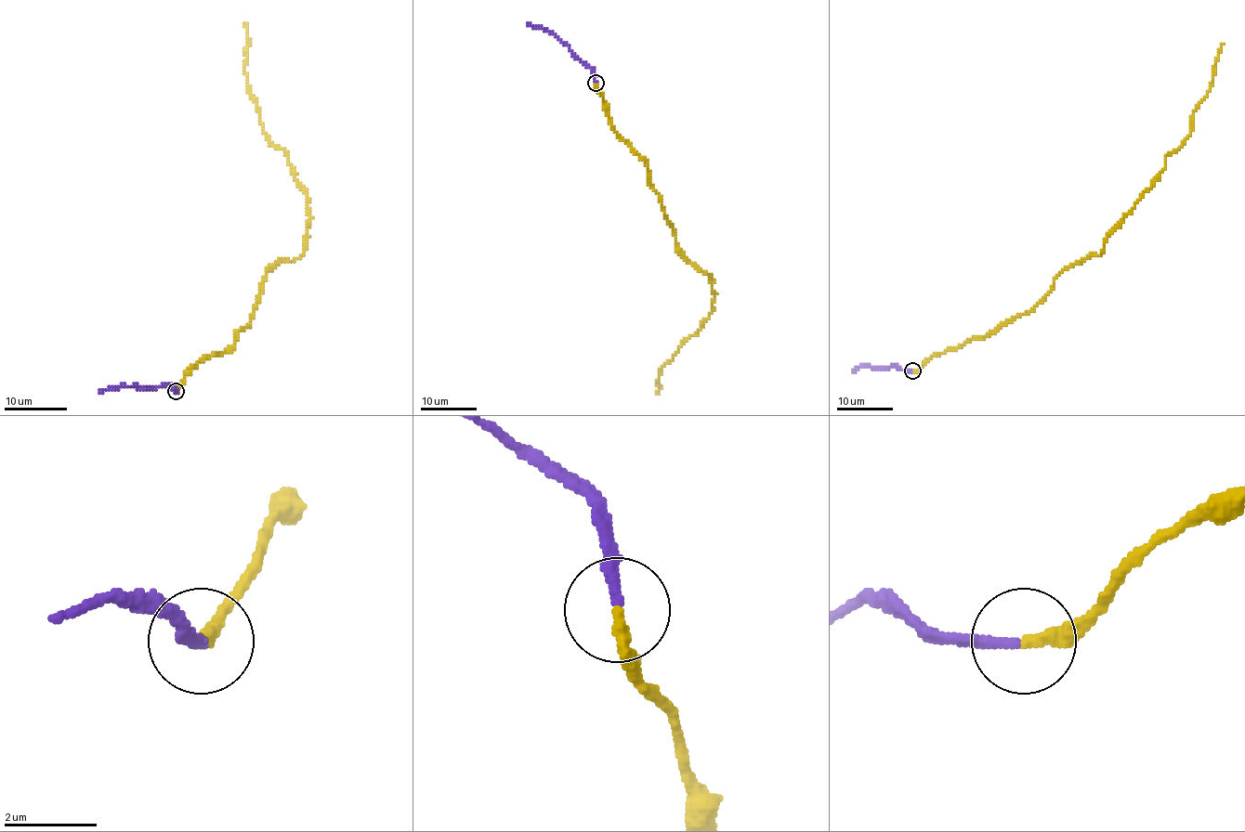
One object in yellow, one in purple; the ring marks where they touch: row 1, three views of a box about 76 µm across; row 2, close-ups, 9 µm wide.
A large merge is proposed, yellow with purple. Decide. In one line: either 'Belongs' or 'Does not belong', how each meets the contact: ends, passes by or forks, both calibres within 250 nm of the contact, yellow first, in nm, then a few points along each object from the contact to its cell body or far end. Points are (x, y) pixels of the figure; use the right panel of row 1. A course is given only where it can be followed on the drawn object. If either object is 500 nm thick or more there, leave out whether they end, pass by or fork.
Belongs. At the ring yellow ends. At the ring purple ends. Thickness 280 nm (yellow) against 240 nm. Course of yellow: (911, 370), (1028, 312), (1060, 274), (1099, 254), (1105, 238), (1191, 132), (1192, 111), (1209, 89), (1223, 43). Course of purple: (911, 370), (902, 370), (895, 366), (886, 369), (860, 366), (852, 371)

